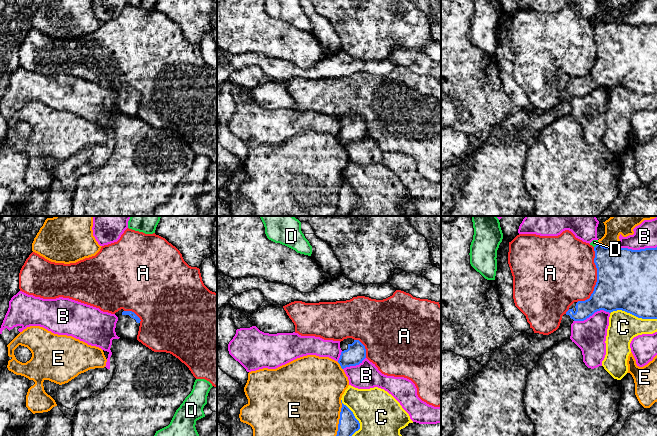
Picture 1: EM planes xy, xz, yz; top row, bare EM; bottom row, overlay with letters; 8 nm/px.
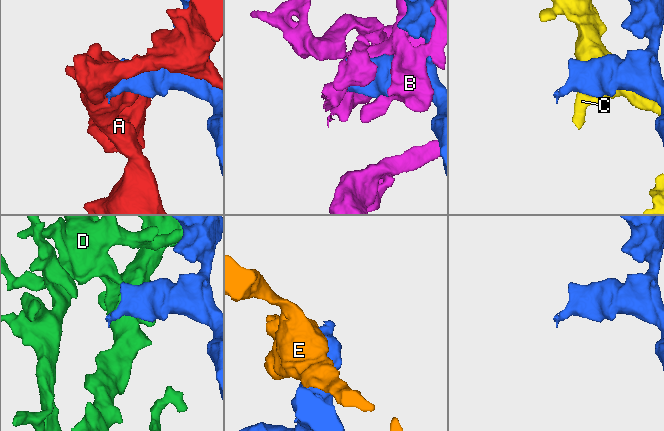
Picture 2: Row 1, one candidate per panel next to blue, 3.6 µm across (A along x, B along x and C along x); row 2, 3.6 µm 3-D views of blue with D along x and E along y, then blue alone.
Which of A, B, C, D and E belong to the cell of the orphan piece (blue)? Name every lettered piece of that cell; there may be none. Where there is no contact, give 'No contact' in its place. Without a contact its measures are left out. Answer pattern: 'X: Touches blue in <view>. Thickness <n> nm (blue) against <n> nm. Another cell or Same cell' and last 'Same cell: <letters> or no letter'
A: Touches blue in yz. Thickness 480 nm (blue) against 460 nm. Another cell
B: Touches blue in yz. Thickness 480 nm (blue) against 190 nm. Another cell
C: Touches blue in yz. Thickness 440 nm (blue) against 240 nm. Another cell
D: Touches blue in yz. Thickness 340 nm (blue) against 50 nm. Another cell
E: Touches blue in xz. Thickness 160 nm (blue) against 460 nm. Another cell
Same cell: no letter

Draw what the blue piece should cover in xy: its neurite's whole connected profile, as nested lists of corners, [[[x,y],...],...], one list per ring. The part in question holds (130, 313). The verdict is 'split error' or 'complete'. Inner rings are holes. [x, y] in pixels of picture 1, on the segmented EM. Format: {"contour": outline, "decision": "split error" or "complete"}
{"contour": [[[123,311],[118,316],[115,332],[120,338],[127,340],[137,340],[140,326],[140,318],[132,311]]], "decision": "split error"}

